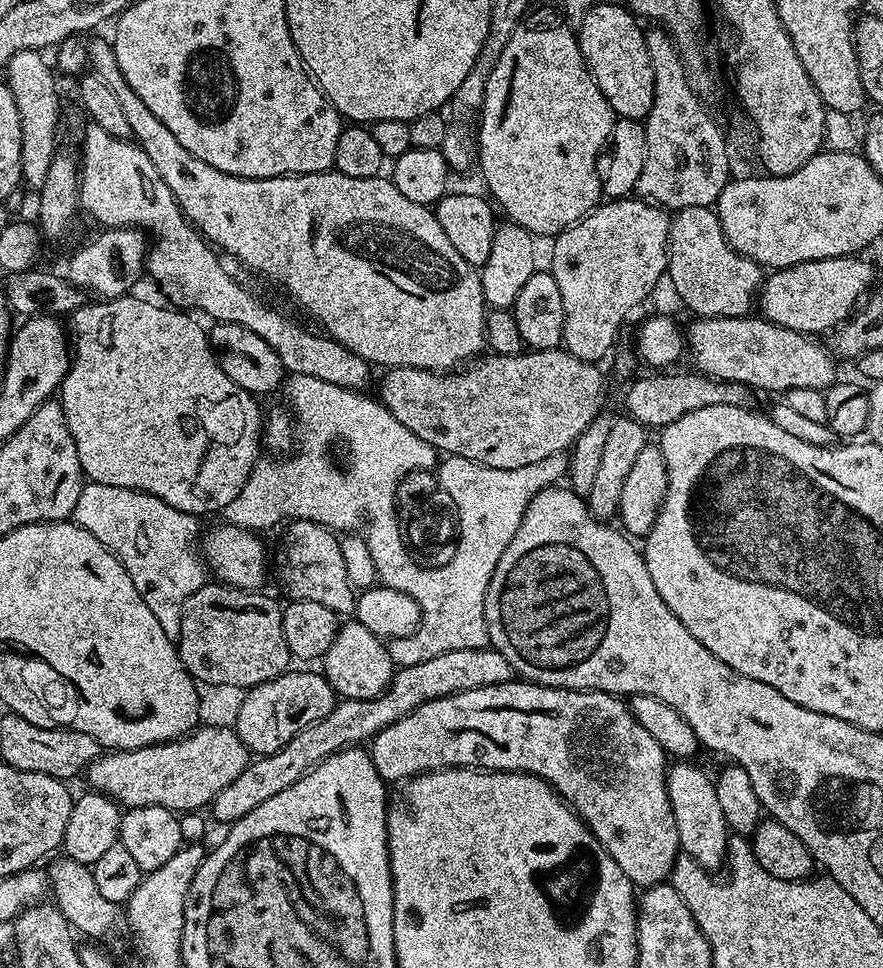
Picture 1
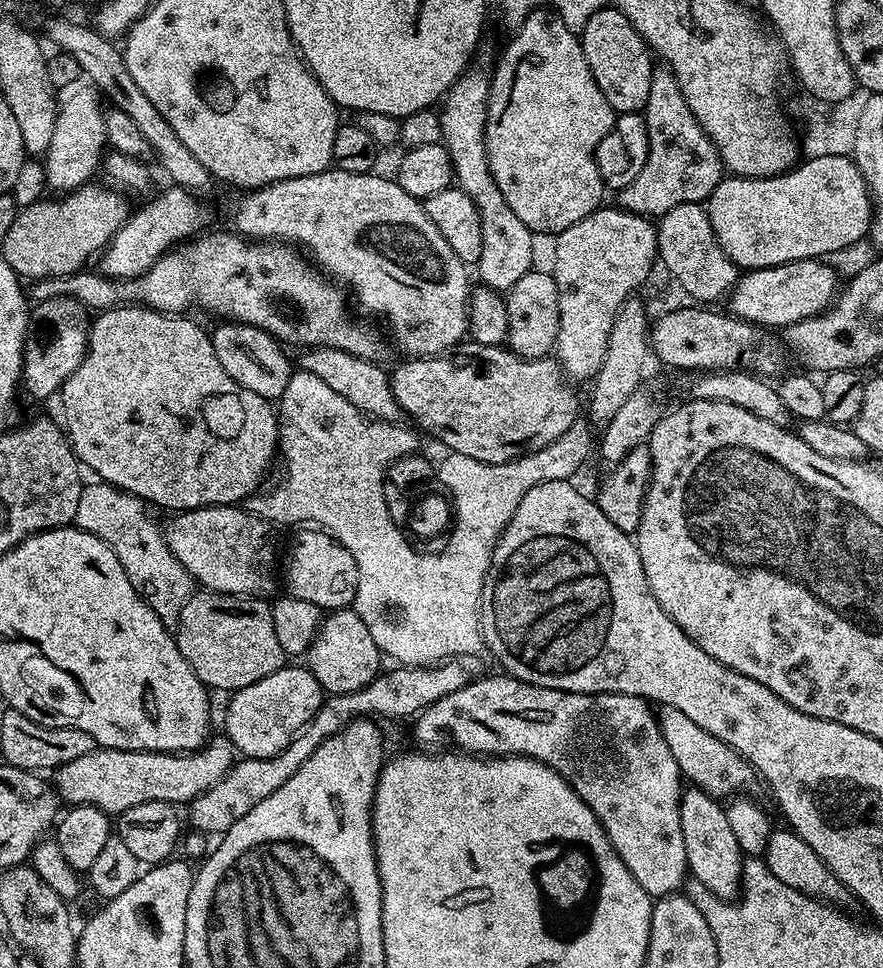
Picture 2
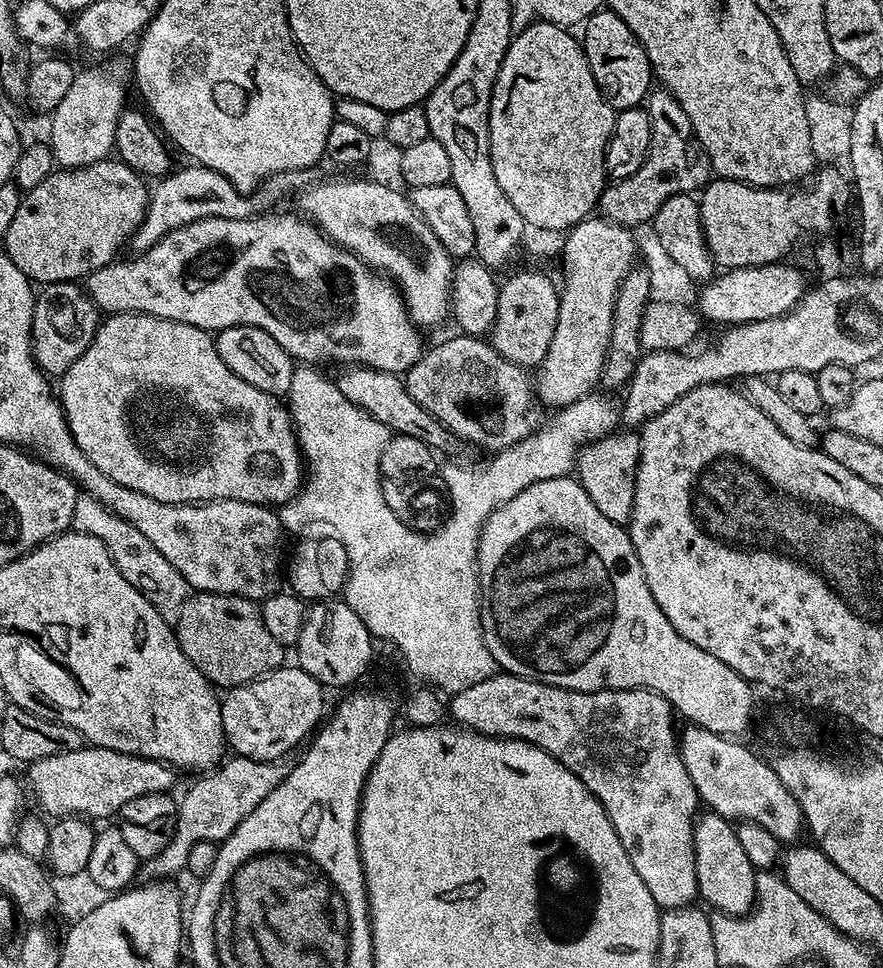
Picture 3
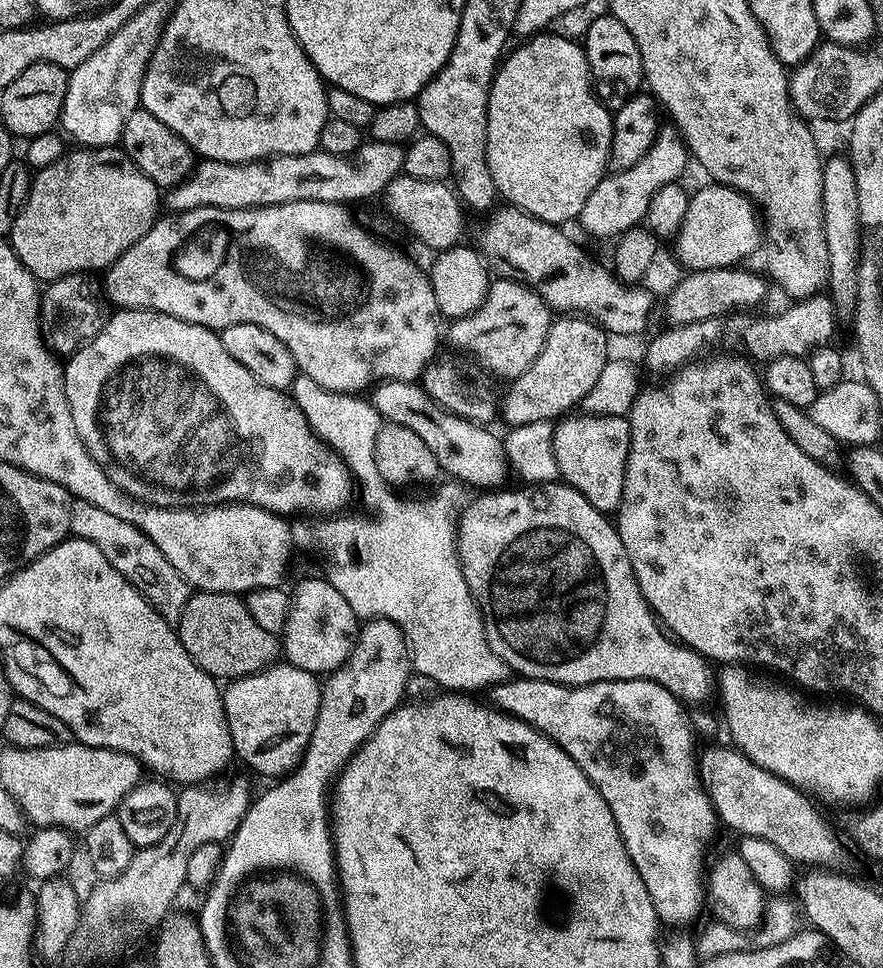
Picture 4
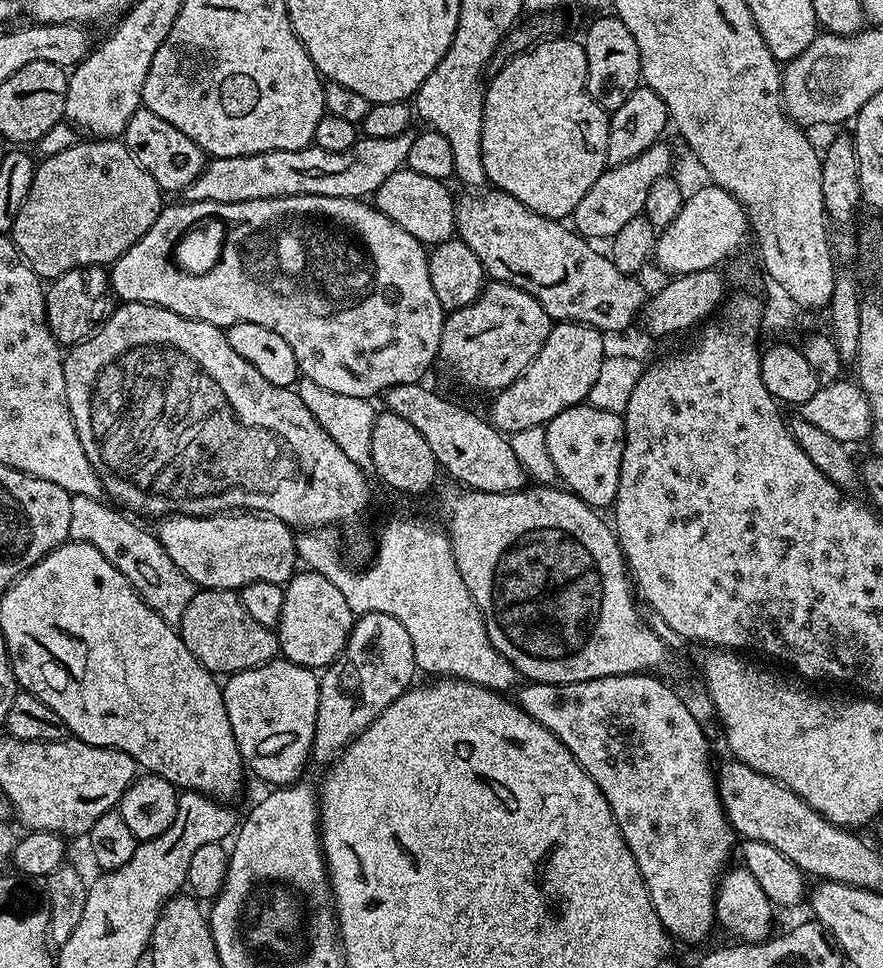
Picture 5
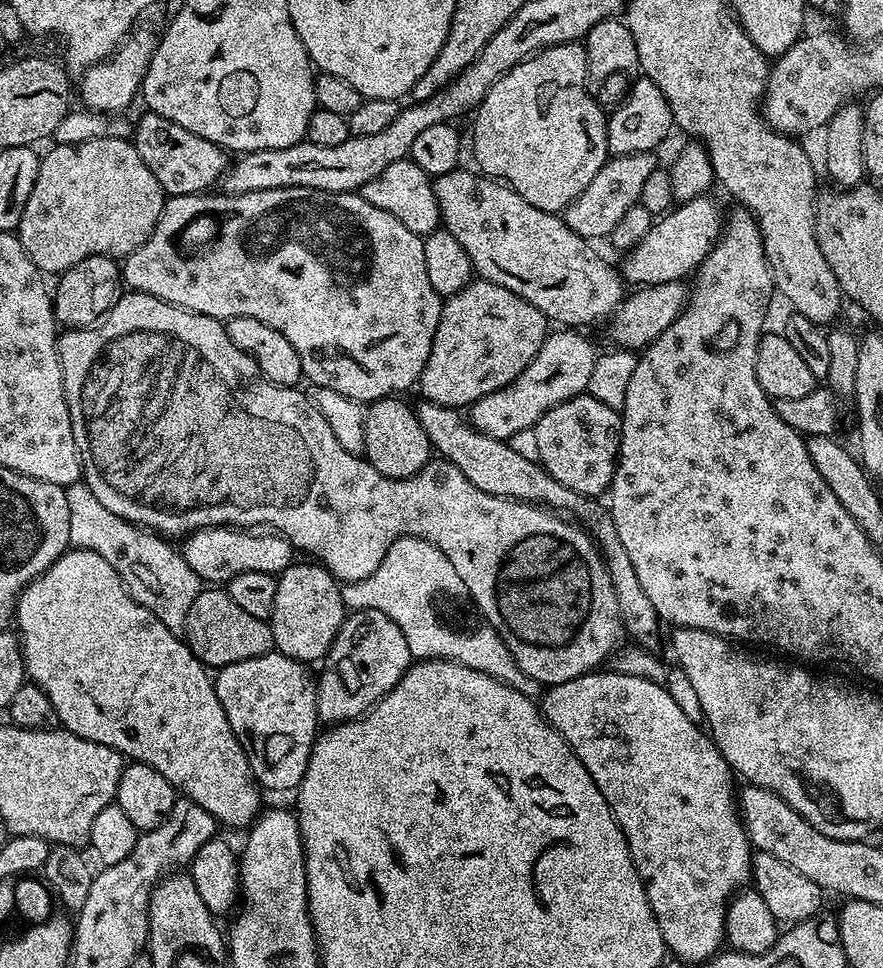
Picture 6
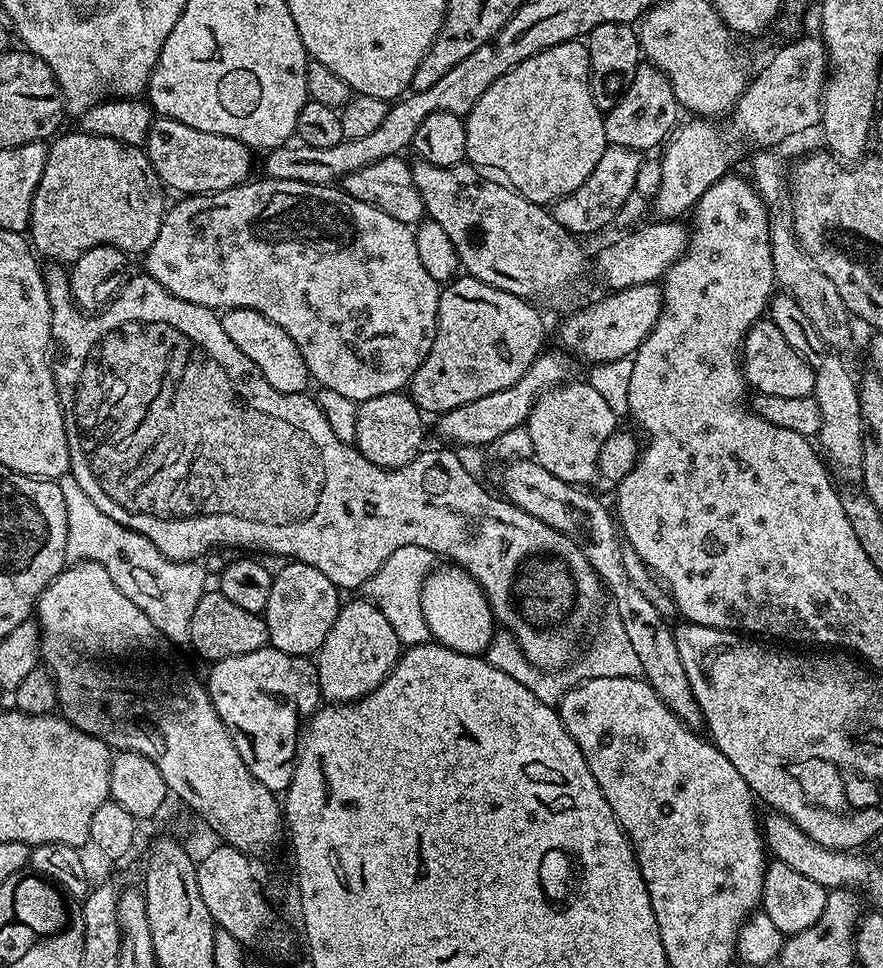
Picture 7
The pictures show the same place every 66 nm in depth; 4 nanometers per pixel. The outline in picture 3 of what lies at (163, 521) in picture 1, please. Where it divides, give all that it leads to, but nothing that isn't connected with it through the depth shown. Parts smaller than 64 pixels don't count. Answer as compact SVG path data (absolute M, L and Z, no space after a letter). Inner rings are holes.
M87 494L76 497L72 528L87 536L98 538L106 545L122 578L126 578L130 586L137 588L151 602L154 610L162 614L166 623L174 626L178 622L178 614L182 614L182 606L190 595L188 583L186 578L182 578L182 574L178 574L178 570L174 570L174 566L170 566L170 562L166 562L166 558L162 558L162 554L158 554L158 550L154 550L150 538L146 538L142 530L138 530L133 524L114 514L110 508L98 502L98 498Z

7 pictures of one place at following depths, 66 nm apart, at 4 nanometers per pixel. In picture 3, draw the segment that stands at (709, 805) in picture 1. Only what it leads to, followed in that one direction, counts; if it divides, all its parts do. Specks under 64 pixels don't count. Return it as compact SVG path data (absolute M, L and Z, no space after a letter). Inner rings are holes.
M704 810L697 815L693 826L694 834L694 866L696 867L696 891L699 899L709 909L726 916L747 916L752 911L756 902L756 874L758 869L746 858L741 844L738 842L733 821L727 820L724 816L719 816L717 812Z

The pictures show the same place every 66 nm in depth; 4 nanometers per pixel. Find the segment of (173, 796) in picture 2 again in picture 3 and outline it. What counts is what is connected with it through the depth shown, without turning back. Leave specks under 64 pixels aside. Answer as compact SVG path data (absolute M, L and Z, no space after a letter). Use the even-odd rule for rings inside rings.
M85 746L73 752L54 754L50 758L31 761L27 765L27 787L52 818L79 816L89 821L115 817L134 798L159 792L171 793L177 773L161 760L147 760L118 750Z

